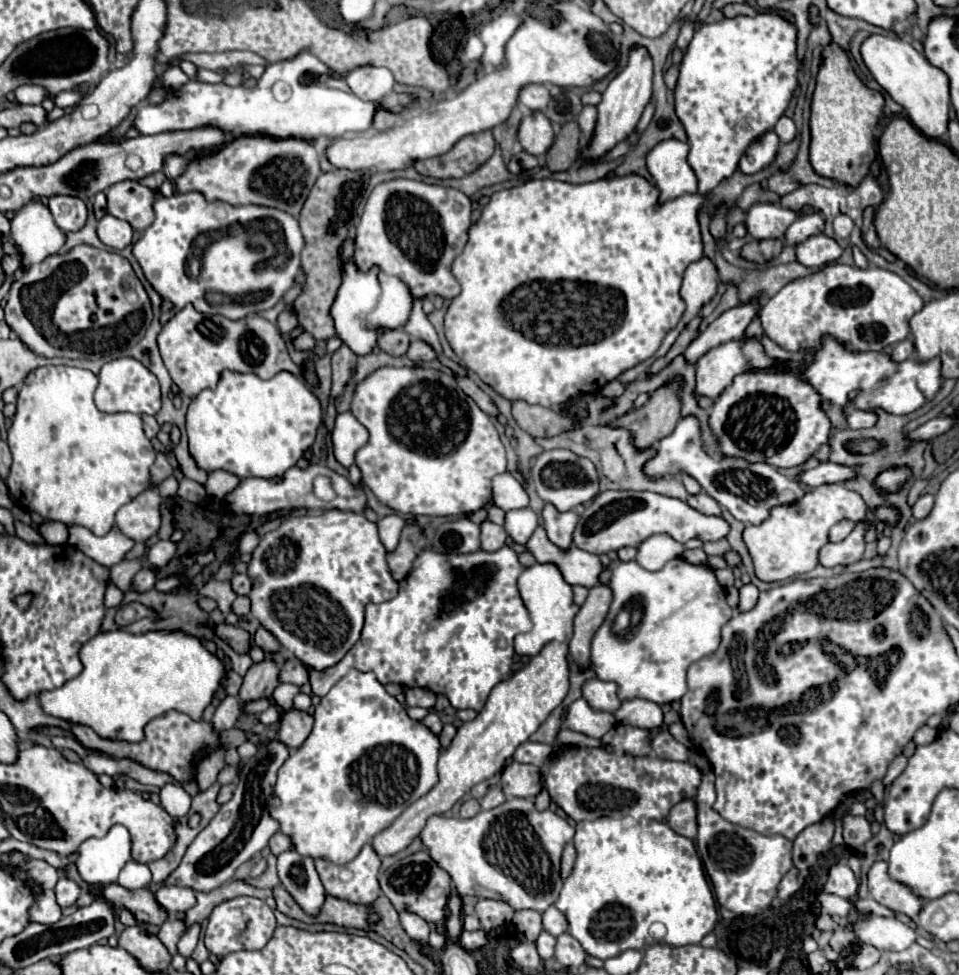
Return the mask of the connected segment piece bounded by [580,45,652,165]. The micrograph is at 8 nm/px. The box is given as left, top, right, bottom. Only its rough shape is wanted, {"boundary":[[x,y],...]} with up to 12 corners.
{"boundary":[[634,45],[598,103],[586,159],[636,129],[652,97],[652,57]]}

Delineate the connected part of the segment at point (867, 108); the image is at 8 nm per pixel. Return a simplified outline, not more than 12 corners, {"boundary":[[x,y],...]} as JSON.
{"boundary":[[830,43],[812,95],[810,163],[858,185],[884,95]]}

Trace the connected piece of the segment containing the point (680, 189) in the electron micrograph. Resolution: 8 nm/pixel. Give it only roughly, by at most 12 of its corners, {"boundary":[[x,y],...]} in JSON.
{"boundary":[[668,139],[646,157],[648,173],[670,201],[698,191],[688,143]]}

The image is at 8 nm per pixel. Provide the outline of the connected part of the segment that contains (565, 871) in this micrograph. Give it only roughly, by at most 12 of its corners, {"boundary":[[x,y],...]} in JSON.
{"boundary":[[572,843],[562,853],[562,877],[566,879],[572,871],[576,849]]}

